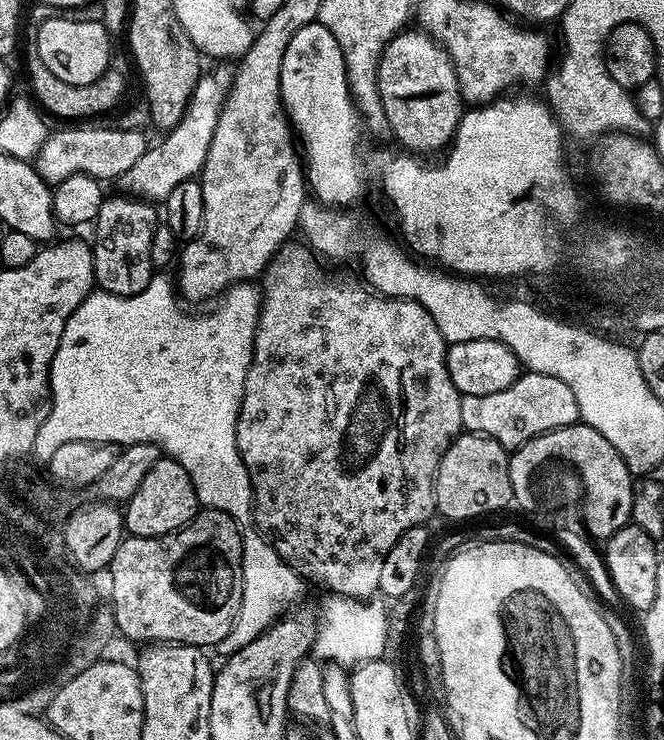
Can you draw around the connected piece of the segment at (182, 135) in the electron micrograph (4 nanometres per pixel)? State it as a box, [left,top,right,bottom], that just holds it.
[118,66,233,202]

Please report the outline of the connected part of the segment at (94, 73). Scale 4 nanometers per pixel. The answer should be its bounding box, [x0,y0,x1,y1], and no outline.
[38,16,112,86]

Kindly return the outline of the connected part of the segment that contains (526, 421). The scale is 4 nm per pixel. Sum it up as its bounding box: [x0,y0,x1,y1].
[461,371,580,450]

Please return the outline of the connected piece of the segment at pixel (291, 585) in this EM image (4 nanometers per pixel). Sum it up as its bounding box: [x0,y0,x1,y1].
[214,531,306,657]

